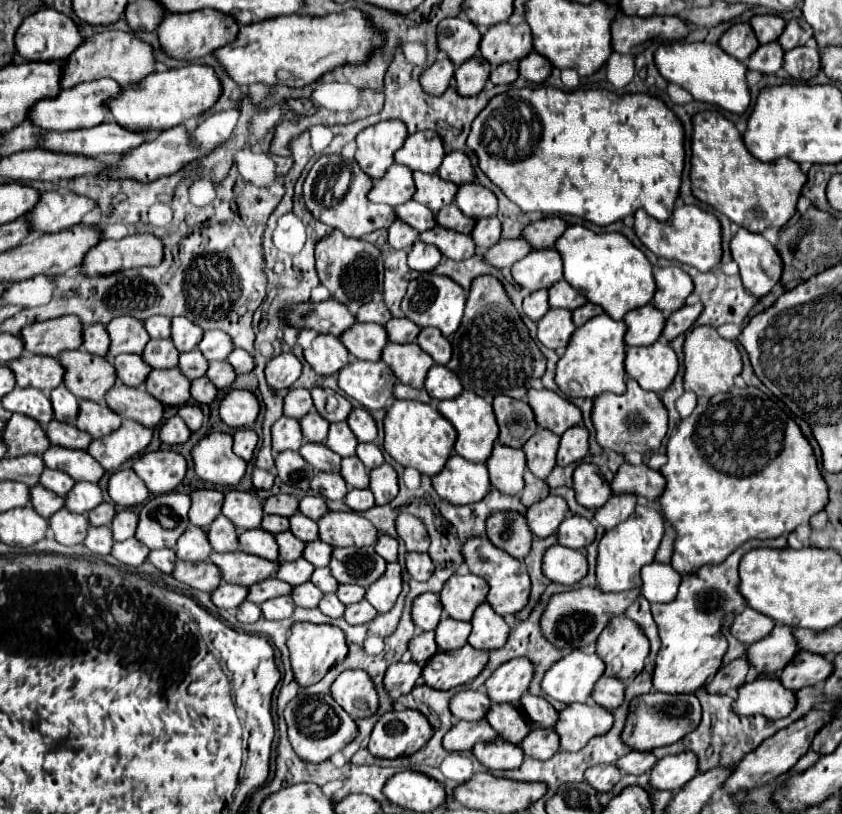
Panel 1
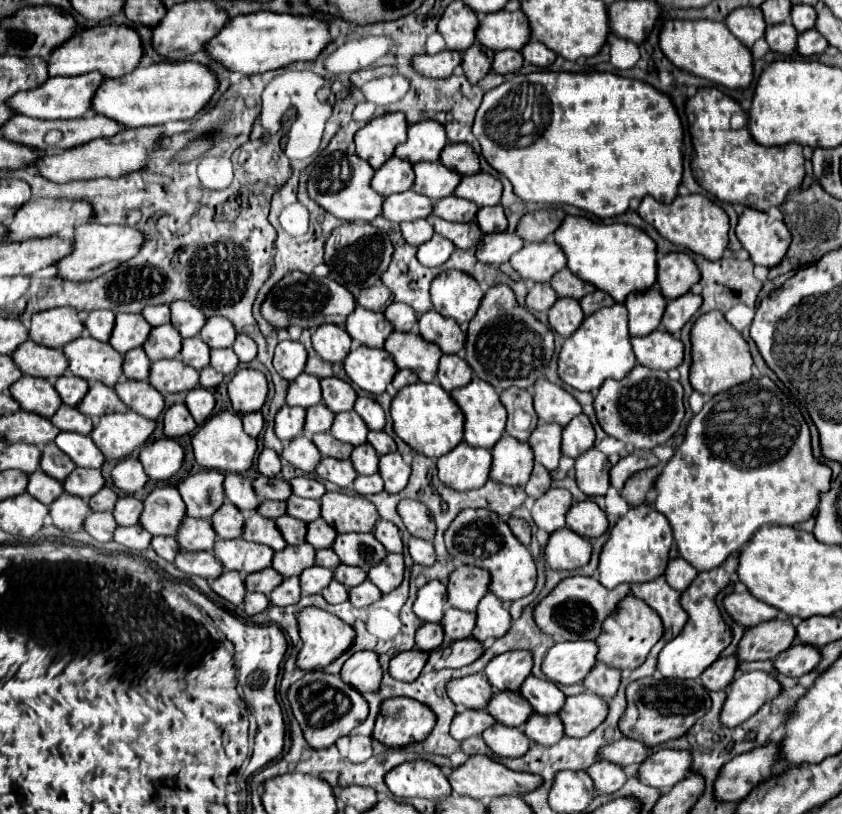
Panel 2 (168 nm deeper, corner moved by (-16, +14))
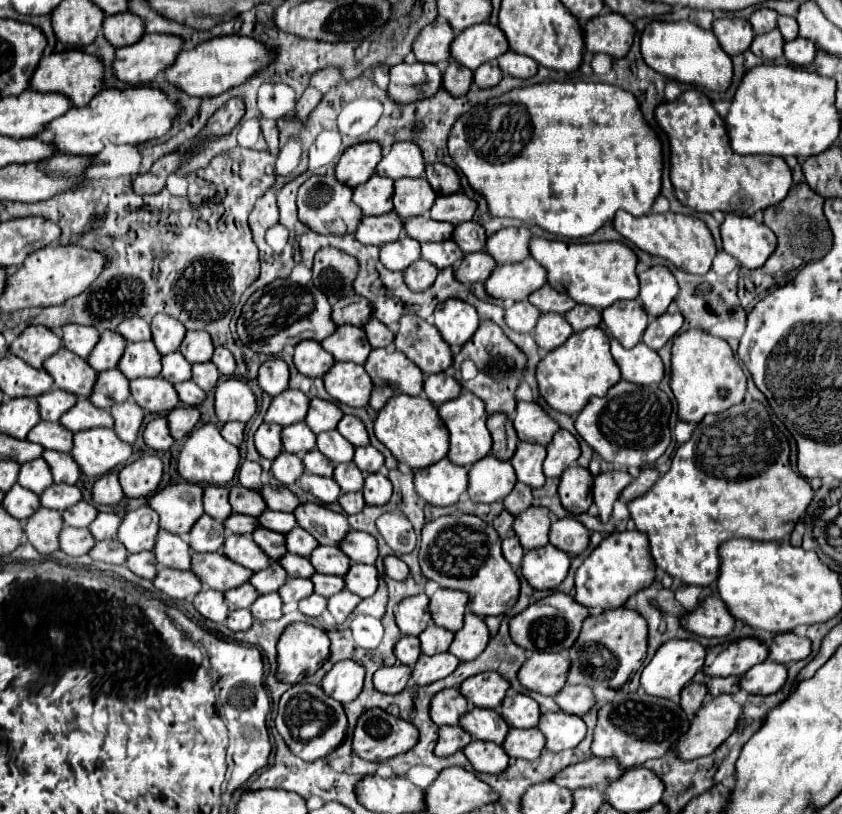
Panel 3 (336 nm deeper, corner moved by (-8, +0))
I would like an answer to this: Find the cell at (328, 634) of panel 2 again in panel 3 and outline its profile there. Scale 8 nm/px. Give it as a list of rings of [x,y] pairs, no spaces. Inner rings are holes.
[[[290,624],[278,640],[278,680],[298,684],[330,658],[328,634],[312,624]]]

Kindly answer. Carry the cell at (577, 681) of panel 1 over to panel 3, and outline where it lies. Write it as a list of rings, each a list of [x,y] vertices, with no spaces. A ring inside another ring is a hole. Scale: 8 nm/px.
[[[535,652],[518,672],[518,680],[524,688],[556,696],[568,678],[568,656],[563,652]]]

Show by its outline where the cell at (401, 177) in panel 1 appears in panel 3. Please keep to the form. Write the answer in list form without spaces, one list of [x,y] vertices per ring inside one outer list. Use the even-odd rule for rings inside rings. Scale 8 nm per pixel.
[[[374,174],[366,184],[354,188],[352,200],[362,208],[364,216],[376,216],[392,210],[390,202],[392,194],[394,194],[394,180]]]

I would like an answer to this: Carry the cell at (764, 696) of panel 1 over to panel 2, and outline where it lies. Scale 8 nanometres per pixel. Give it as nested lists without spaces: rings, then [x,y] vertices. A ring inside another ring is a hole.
[[[748,672],[734,678],[720,710],[720,726],[734,728],[748,720],[764,702],[780,692],[780,684],[766,672]]]

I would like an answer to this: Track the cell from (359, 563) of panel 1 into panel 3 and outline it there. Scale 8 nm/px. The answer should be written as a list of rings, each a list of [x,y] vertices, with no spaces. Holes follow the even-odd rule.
[[[318,546],[310,556],[312,566],[320,574],[344,576],[350,566],[350,558],[338,546]]]

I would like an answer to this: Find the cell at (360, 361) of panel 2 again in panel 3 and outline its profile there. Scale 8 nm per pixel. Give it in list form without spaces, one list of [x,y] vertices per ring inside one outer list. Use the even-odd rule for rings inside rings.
[[[336,362],[328,370],[328,374],[324,376],[324,384],[326,384],[328,394],[334,400],[338,400],[342,404],[348,404],[352,408],[364,408],[364,406],[368,406],[368,394],[372,394],[372,386],[374,386],[372,380],[368,378],[364,366],[356,366],[354,362]]]

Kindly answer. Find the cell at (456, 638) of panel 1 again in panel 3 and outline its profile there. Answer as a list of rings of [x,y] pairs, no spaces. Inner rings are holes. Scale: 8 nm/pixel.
[[[430,624],[418,638],[422,642],[422,654],[432,656],[432,654],[440,654],[448,650],[448,646],[452,644],[454,632],[438,628],[436,624]]]

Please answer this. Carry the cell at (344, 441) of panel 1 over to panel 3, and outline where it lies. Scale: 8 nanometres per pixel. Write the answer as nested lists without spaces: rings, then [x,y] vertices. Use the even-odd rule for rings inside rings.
[[[338,430],[322,432],[318,436],[318,450],[326,458],[330,458],[334,464],[350,462],[352,460],[352,454],[354,454],[354,446],[346,438],[340,438],[340,432]]]

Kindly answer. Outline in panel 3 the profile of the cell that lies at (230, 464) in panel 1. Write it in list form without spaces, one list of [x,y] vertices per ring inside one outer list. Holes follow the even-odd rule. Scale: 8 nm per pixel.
[[[204,424],[204,426],[196,428],[186,438],[182,452],[180,452],[180,458],[178,458],[180,476],[186,482],[194,482],[194,484],[216,484],[216,486],[230,484],[232,478],[236,476],[238,466],[240,466],[238,448],[224,440],[224,436],[220,434],[220,428],[216,424]],[[222,480],[228,480],[228,482],[222,482]]]

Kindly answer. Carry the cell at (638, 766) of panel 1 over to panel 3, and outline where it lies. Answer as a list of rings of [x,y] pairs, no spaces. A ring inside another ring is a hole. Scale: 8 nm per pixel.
[[[588,758],[584,762],[572,764],[568,768],[564,768],[562,772],[558,772],[554,776],[554,782],[558,786],[576,790],[582,786],[594,786],[604,790],[604,786],[608,786],[610,782],[614,782],[616,778],[620,778],[622,770],[620,764],[616,762],[616,758]]]

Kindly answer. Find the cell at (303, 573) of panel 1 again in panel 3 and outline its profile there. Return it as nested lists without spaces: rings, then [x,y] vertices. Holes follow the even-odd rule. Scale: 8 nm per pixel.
[[[270,562],[268,568],[256,572],[250,580],[250,584],[260,590],[260,594],[266,594],[266,592],[274,592],[274,590],[280,590],[280,586],[284,586],[284,582],[278,582],[278,578],[286,578],[288,580],[288,572],[284,572],[284,568],[280,566],[280,562]]]

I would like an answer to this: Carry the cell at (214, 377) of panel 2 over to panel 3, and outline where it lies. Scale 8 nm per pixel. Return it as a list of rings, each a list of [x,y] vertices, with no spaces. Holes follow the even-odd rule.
[[[192,380],[176,384],[176,392],[178,392],[182,404],[186,404],[186,406],[198,406],[206,398],[206,392],[200,390],[200,386],[196,386]]]

